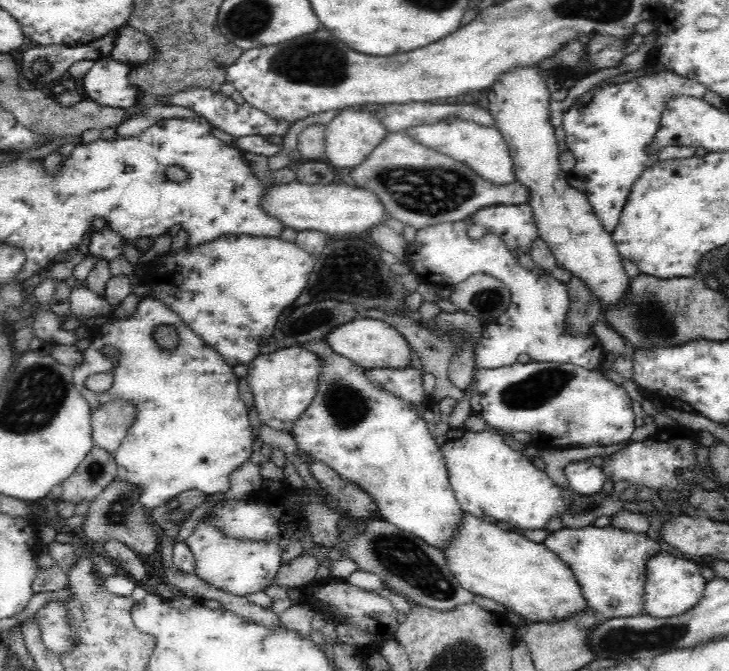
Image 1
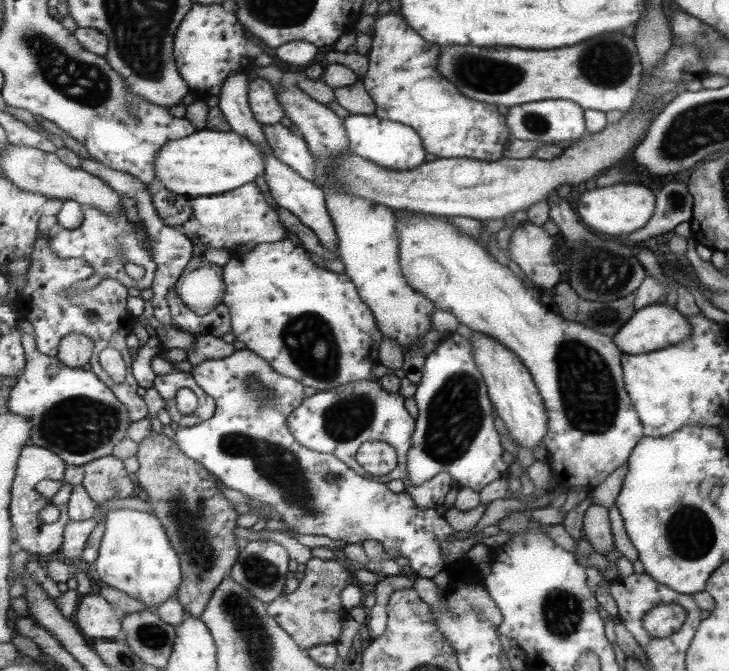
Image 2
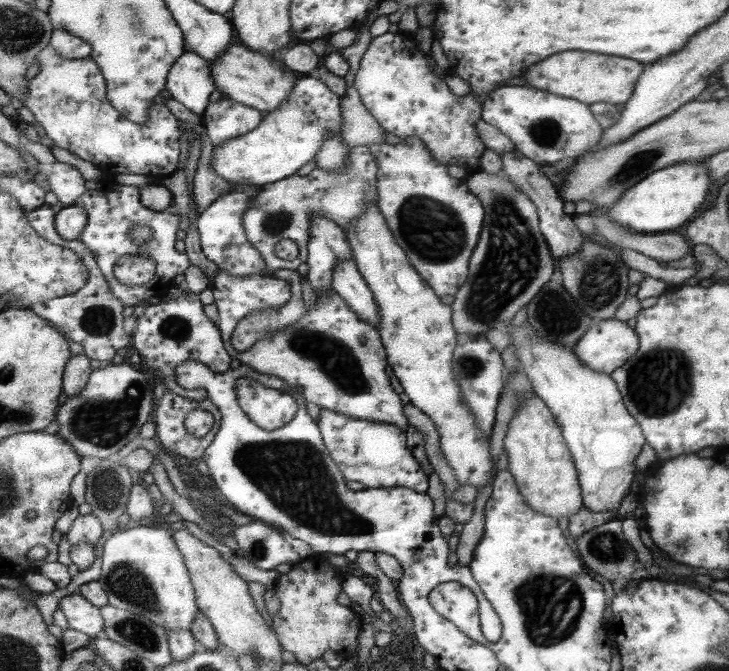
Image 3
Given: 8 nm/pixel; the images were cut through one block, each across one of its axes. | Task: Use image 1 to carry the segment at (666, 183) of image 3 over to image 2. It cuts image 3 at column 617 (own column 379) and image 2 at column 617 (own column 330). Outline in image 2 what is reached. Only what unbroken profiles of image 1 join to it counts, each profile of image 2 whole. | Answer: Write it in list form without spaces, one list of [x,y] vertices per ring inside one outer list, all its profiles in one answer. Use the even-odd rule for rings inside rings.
[[[613,184],[607,188],[591,188],[577,202],[577,218],[583,226],[605,232],[605,234],[633,234],[649,224],[657,200],[645,186],[635,184]]]

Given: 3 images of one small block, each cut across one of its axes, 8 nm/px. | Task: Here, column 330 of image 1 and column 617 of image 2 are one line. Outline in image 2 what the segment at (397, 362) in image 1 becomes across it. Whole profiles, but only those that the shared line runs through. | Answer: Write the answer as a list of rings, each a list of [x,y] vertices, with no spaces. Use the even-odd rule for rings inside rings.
[[[651,304],[647,308],[633,312],[631,318],[623,324],[623,328],[619,328],[619,332],[615,332],[611,338],[613,338],[615,346],[621,350],[621,354],[639,356],[639,354],[657,352],[657,350],[681,344],[687,340],[689,332],[691,330],[689,330],[687,318],[681,316],[675,308],[669,308],[667,304]]]

